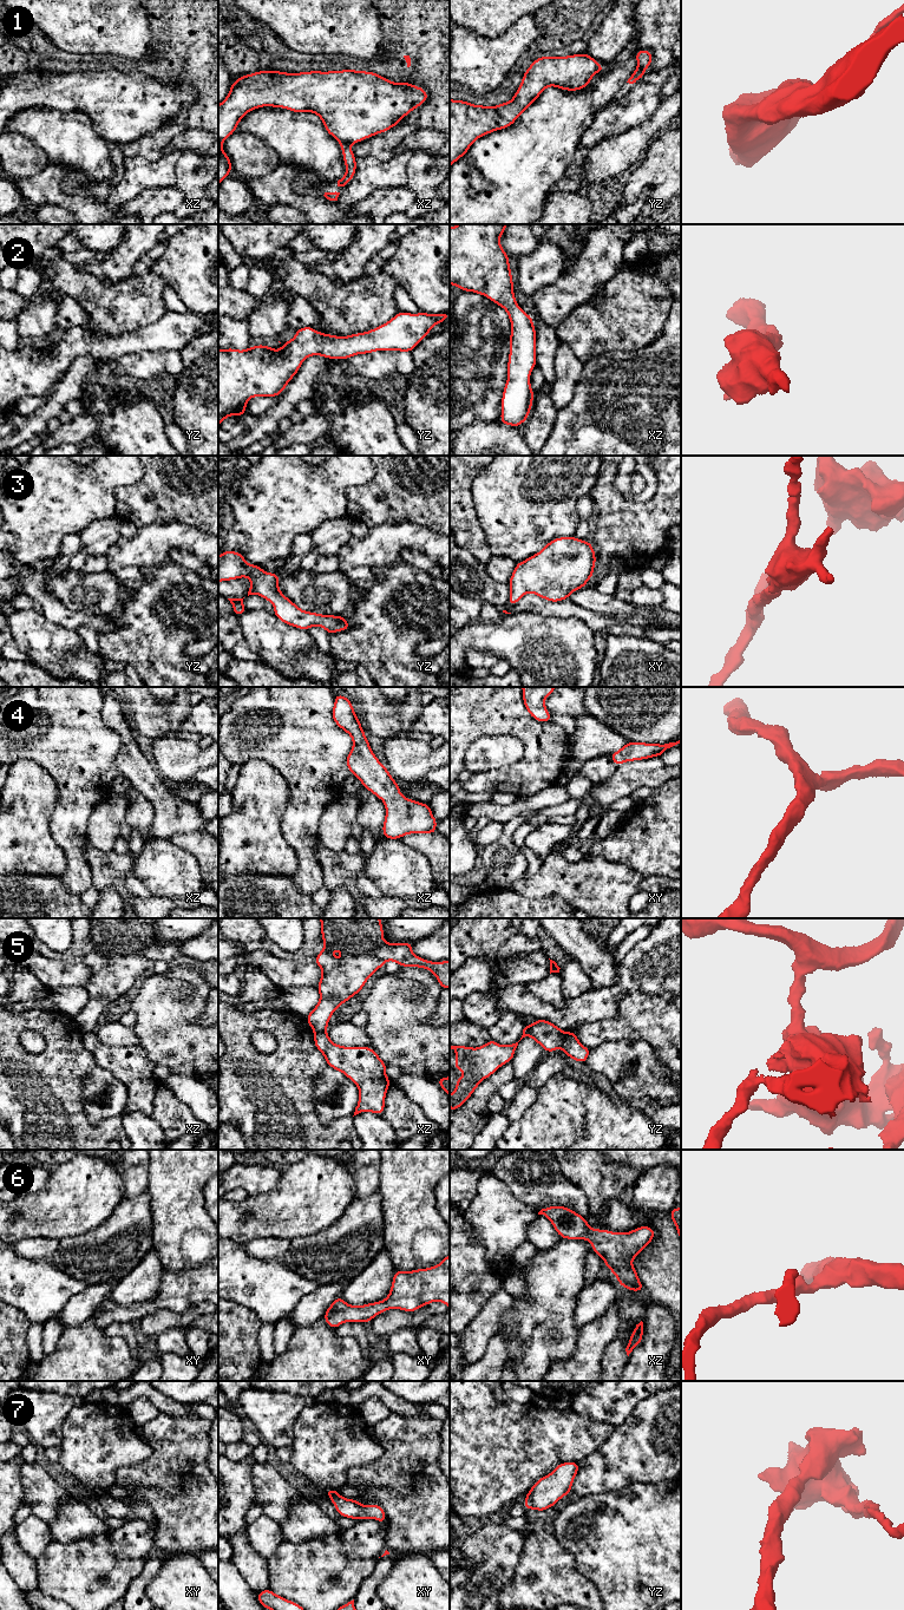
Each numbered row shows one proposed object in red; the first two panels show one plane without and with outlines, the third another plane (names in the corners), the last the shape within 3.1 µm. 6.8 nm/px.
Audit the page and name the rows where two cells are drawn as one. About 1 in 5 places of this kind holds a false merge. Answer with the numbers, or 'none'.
1, 5

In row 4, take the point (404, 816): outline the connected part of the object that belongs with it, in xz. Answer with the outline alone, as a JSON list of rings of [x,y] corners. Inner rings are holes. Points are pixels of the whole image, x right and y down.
[[[335,694],[332,718],[353,740],[352,751],[346,758],[351,774],[385,804],[385,838],[400,839],[412,833],[438,833],[438,819],[433,817],[430,804],[404,797],[400,786],[373,753],[351,699]]]

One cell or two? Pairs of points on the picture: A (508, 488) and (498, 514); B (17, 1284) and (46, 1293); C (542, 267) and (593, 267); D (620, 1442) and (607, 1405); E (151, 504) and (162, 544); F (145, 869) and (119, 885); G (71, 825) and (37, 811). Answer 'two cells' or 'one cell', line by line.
A: one cell
B: one cell
C: two cells
D: two cells
E: two cells
F: two cells
G: two cells

